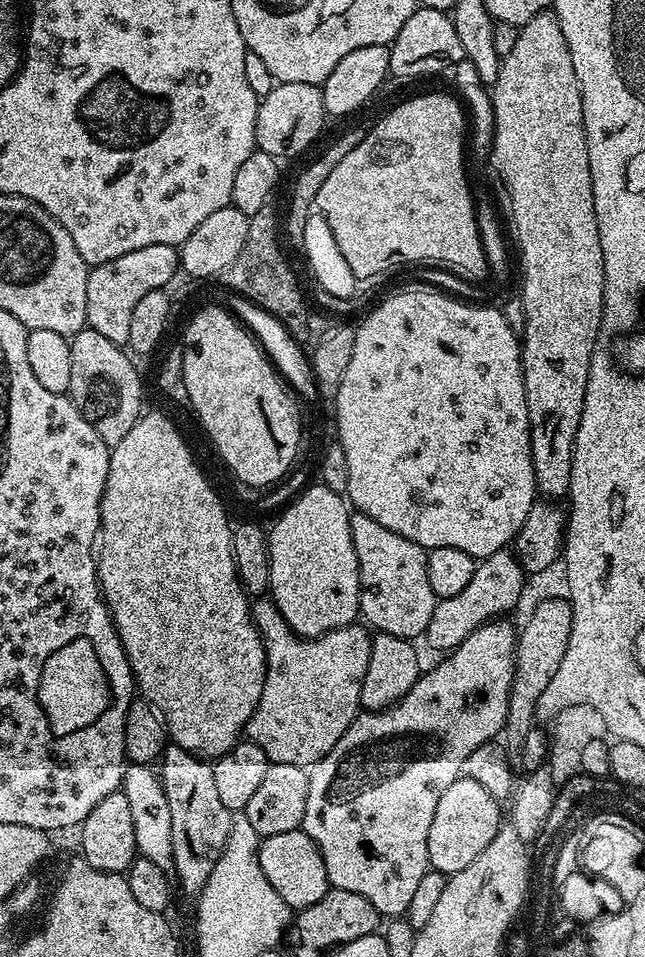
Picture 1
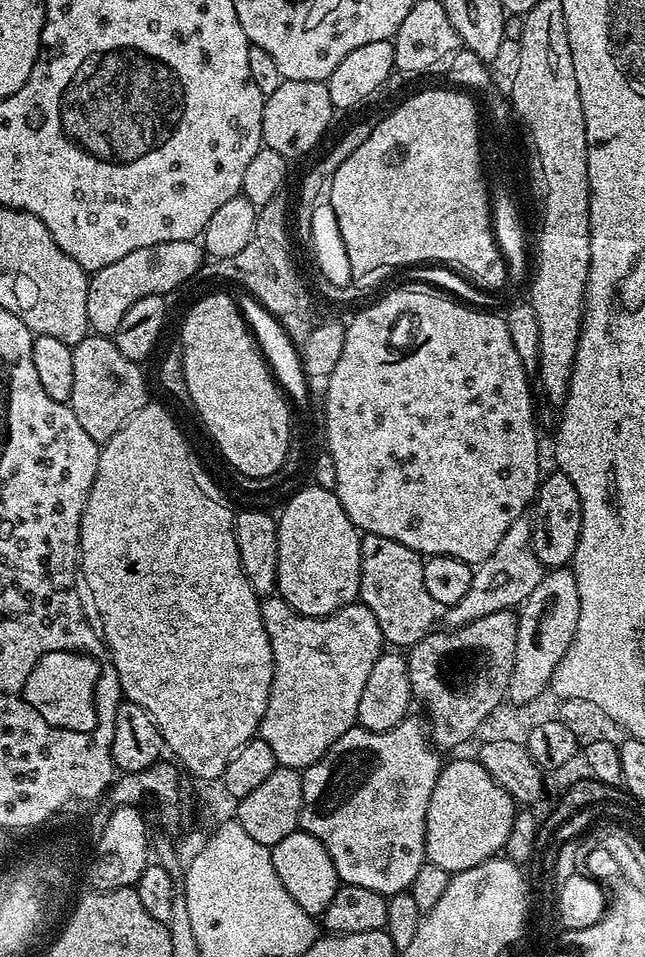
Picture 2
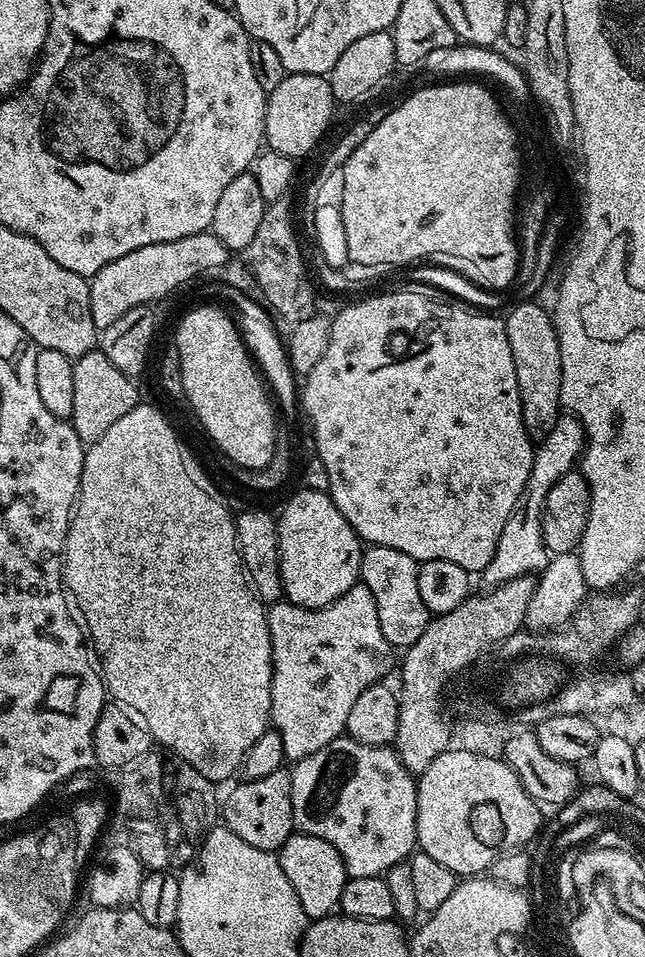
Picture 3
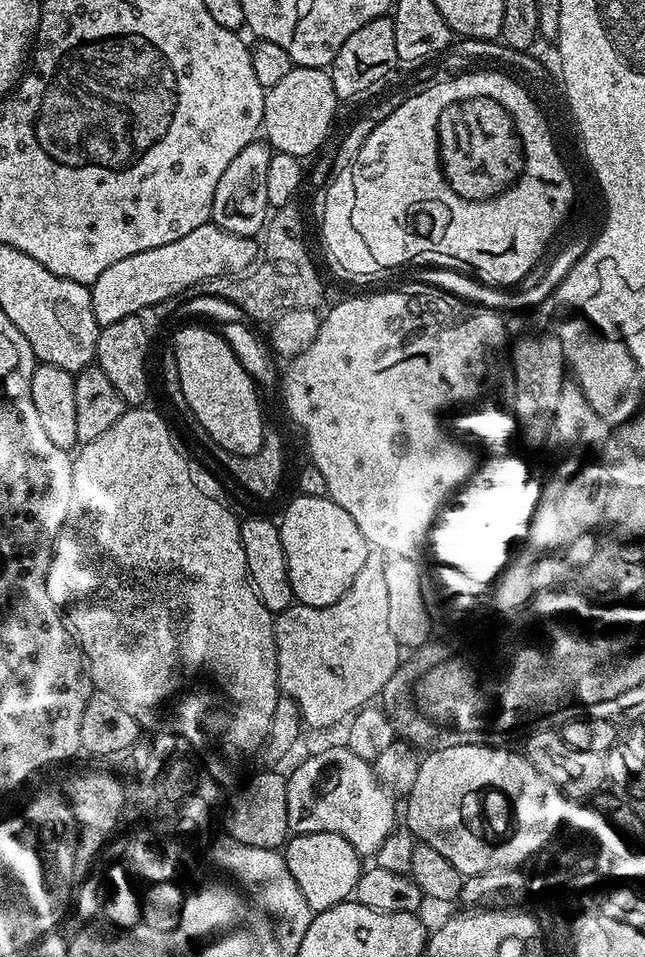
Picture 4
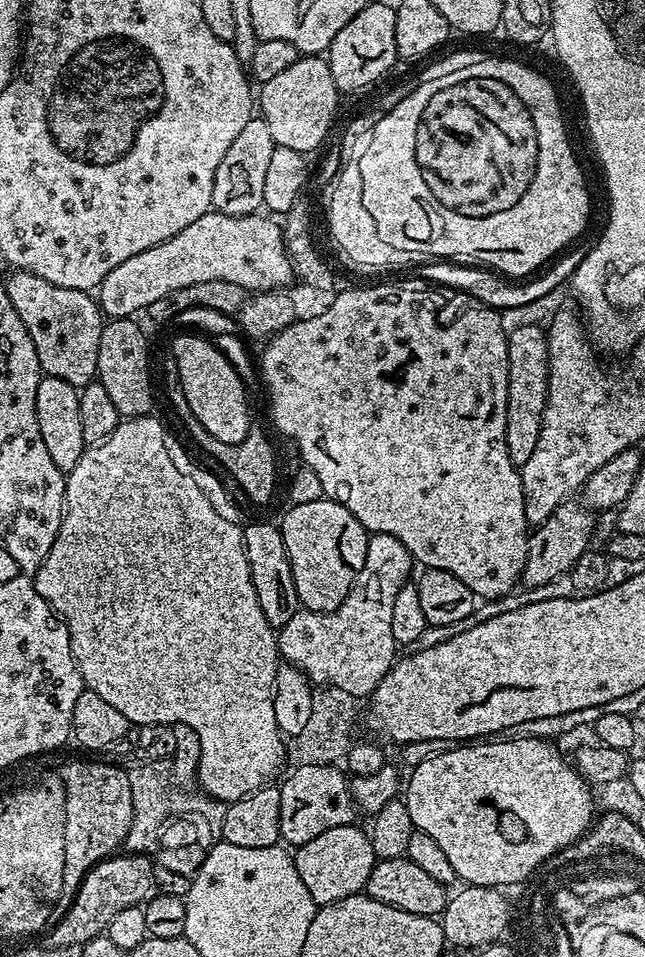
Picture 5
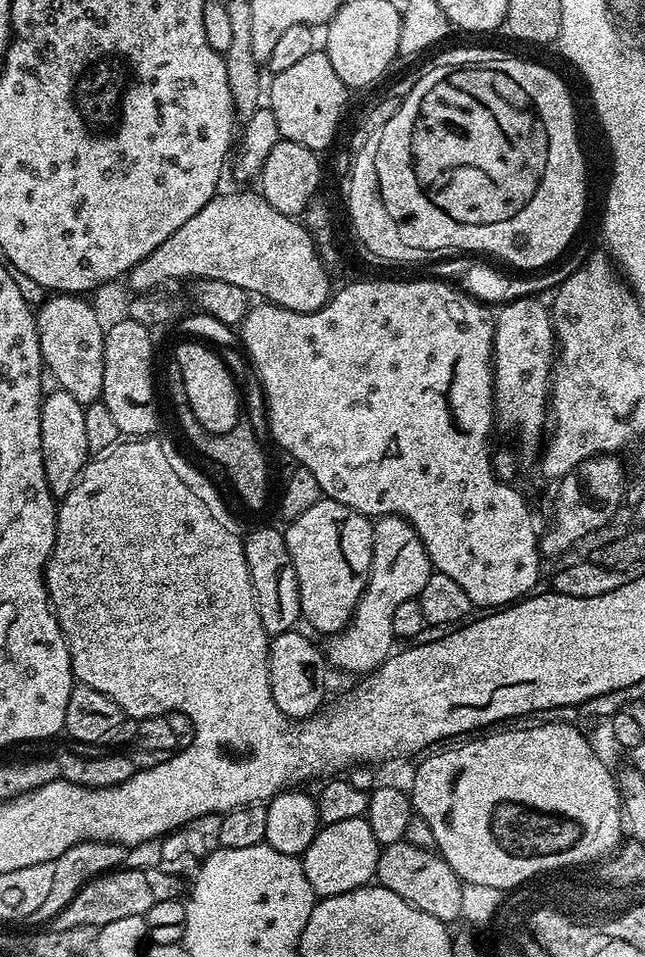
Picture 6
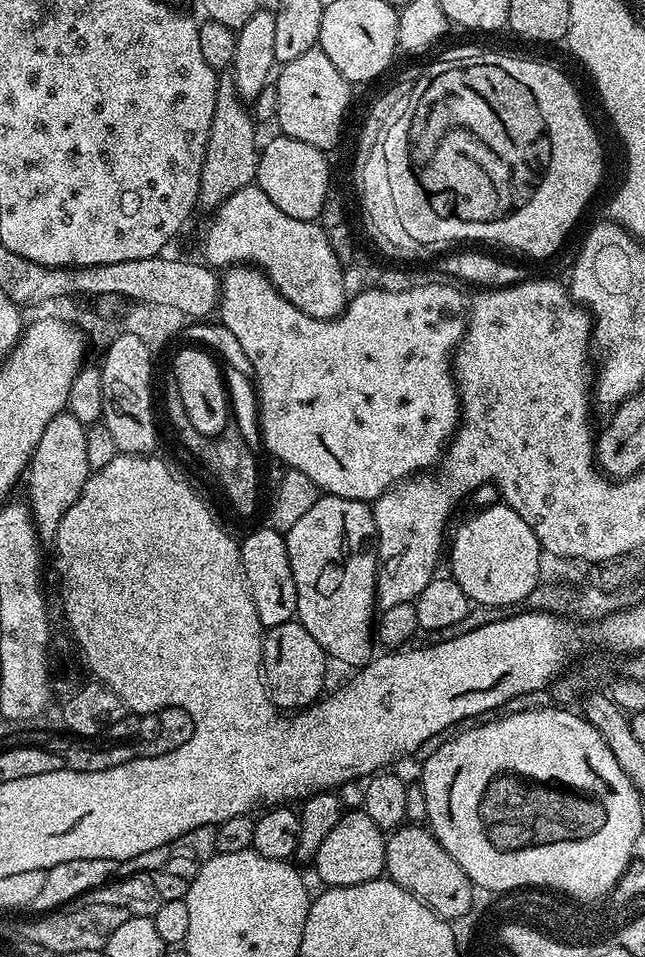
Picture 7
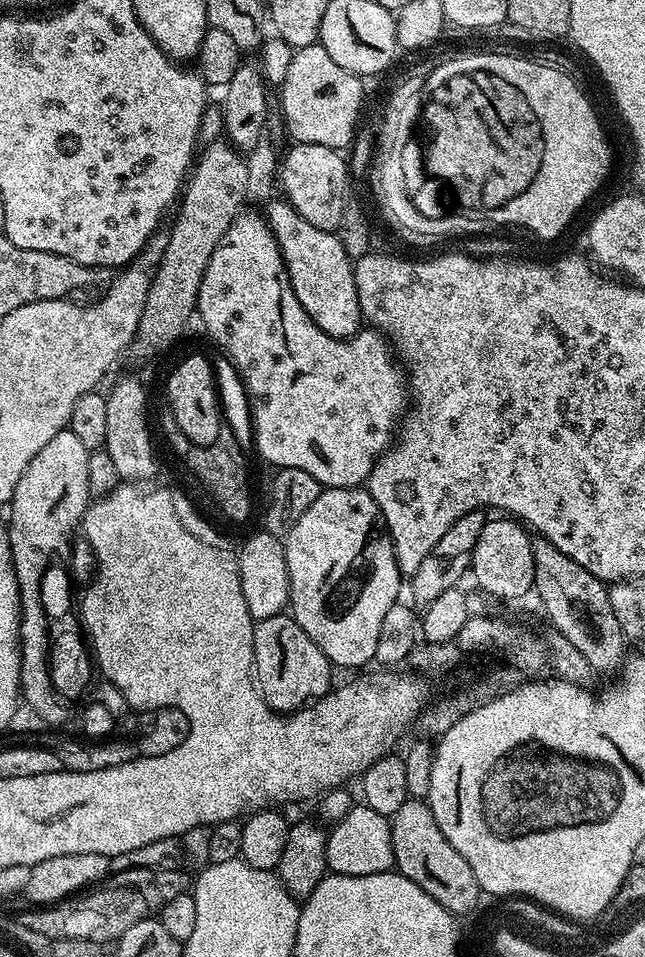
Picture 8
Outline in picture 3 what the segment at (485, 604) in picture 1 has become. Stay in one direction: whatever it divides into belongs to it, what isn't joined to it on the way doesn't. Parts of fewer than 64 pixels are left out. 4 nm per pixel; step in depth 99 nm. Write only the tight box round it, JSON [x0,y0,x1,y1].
[482,414,585,588]

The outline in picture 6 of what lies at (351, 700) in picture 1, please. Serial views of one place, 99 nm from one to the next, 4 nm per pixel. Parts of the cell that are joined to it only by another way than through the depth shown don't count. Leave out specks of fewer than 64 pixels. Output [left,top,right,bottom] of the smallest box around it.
[322,516,433,678]

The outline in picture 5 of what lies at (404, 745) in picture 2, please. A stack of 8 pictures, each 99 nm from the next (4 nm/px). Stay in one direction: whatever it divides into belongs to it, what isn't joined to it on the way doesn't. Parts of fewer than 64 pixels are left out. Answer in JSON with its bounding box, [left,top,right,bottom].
[279,764,358,845]

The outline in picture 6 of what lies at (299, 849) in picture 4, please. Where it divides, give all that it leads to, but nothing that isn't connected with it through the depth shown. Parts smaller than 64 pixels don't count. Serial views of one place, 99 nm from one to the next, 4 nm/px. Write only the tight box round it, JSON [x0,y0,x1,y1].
[303,816,382,898]

